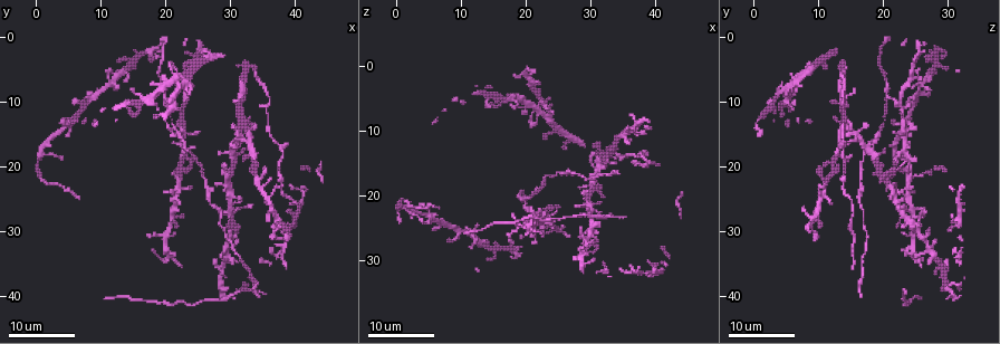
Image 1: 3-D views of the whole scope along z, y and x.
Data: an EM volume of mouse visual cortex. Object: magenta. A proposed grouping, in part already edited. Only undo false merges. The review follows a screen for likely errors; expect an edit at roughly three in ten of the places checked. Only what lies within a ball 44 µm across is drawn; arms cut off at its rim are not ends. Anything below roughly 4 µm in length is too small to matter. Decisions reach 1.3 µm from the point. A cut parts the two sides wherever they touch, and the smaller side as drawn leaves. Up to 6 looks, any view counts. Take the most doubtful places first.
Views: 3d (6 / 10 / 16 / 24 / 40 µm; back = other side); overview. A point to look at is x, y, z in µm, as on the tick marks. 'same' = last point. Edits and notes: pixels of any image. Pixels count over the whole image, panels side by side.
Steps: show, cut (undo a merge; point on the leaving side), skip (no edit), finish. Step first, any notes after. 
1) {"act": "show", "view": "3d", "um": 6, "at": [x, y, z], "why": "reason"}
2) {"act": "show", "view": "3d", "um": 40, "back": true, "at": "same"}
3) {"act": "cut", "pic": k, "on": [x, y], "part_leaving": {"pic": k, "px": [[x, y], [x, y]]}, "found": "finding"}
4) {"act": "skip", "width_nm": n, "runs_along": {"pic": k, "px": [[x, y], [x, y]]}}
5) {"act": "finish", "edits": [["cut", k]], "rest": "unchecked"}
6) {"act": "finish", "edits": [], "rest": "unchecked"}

{"act": "show", "view": "3d", "um": 24, "at": [20.5, 34.5, 25.5], "why": "three arms meet"}

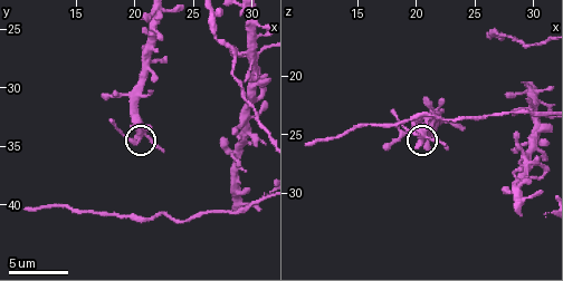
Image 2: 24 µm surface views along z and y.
{"act": "show", "view": "3d", "um": 10, "at": [20.6, 34.0, 25.2]}

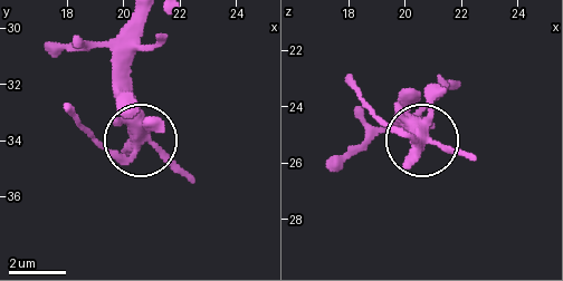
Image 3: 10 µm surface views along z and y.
{"act": "skip", "found": "one cell here"}

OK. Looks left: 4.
{"act": "show", "view": "3d", "um": 16, "at": [20.0, 9.5, 20.5], "why": "branch point"}

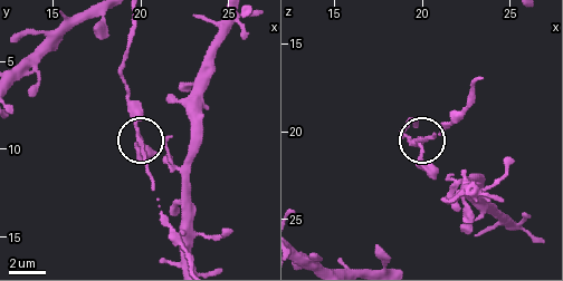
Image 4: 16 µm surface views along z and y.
{"act": "show", "view": "3d", "um": 10, "at": "same"}

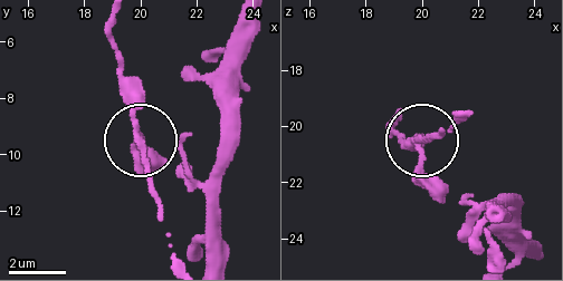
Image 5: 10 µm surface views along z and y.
{"act": "skip", "side_arm_um": 11, "runs_along": {"pic": 5, "px": [[178, 261], [140, 132], [140, 89], [125, 63]]}, "found": "continuous, no second cell"}

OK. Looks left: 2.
{"act": "show", "view": "3d", "um": 6, "at": [29.8, 33.8, 27.6], "why": "small branch off a trunk"}

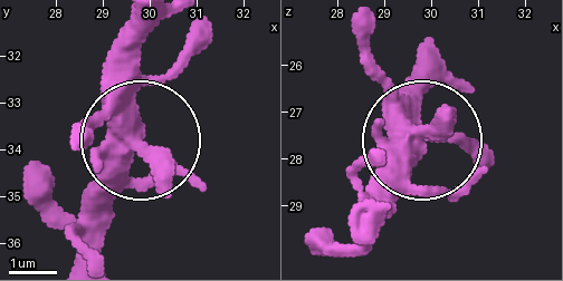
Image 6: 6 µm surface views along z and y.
{"act": "skip", "arms": 4, "found": "all the same cell"}

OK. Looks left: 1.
{"act": "finish", "edits": [], "rest": "unchecked"}

